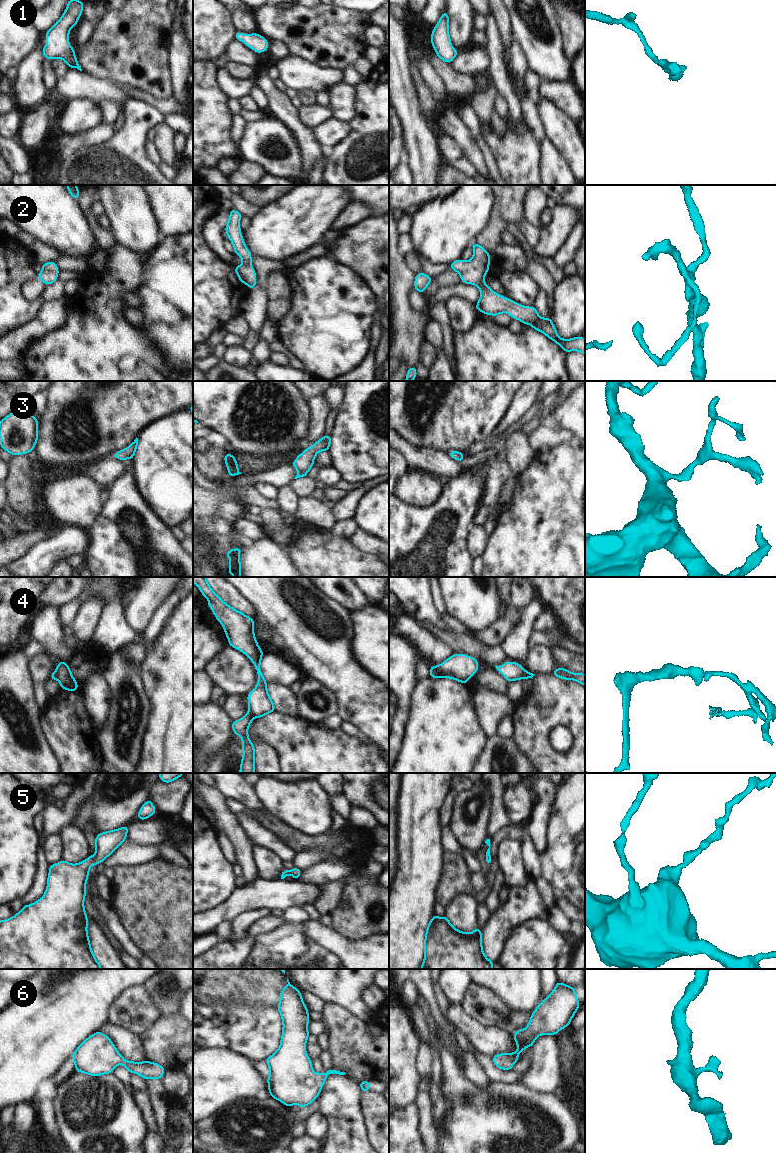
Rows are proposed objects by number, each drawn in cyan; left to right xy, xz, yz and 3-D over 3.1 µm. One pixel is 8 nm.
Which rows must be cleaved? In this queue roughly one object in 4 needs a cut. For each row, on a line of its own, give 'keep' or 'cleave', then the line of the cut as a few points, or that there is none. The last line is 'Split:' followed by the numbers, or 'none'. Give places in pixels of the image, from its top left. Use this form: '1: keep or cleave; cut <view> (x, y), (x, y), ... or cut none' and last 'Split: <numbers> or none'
1: keep; cut none
2: keep; cut none
3: keep; cut none
4: cleave; cut xz (249, 709), (253, 718)
5: keep; cut none
6: keep; cut none
Split: 4

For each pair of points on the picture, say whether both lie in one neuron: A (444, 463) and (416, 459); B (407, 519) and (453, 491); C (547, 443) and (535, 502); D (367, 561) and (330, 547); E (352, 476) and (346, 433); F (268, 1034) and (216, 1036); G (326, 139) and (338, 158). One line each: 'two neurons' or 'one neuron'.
A: one neuron
B: one neuron
C: two neurons
D: one neuron
E: one neuron
F: one neuron
G: two neurons

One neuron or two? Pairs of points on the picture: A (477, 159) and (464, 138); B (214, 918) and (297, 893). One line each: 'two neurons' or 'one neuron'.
A: one neuron
B: one neuron

